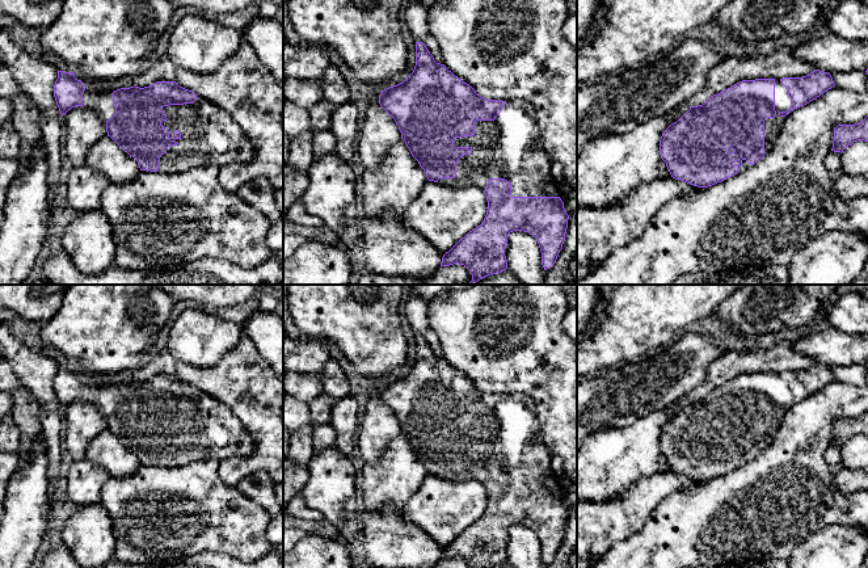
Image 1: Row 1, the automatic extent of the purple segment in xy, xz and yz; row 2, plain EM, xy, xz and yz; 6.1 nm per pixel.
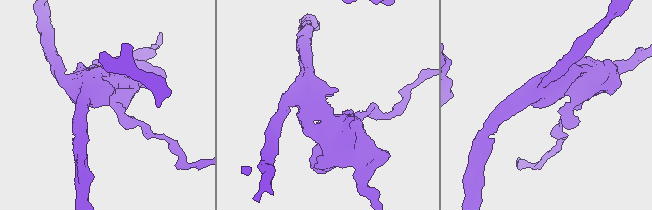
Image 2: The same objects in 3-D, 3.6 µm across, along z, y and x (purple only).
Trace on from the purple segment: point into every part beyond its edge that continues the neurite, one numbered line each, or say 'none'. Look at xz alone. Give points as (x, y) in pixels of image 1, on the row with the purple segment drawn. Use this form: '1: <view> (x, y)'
1: xz (510, 147)

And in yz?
1: yz (772, 126)

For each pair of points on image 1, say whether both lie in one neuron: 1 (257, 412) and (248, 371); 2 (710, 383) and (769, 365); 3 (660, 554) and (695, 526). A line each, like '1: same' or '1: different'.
1: same
2: same
3: same

